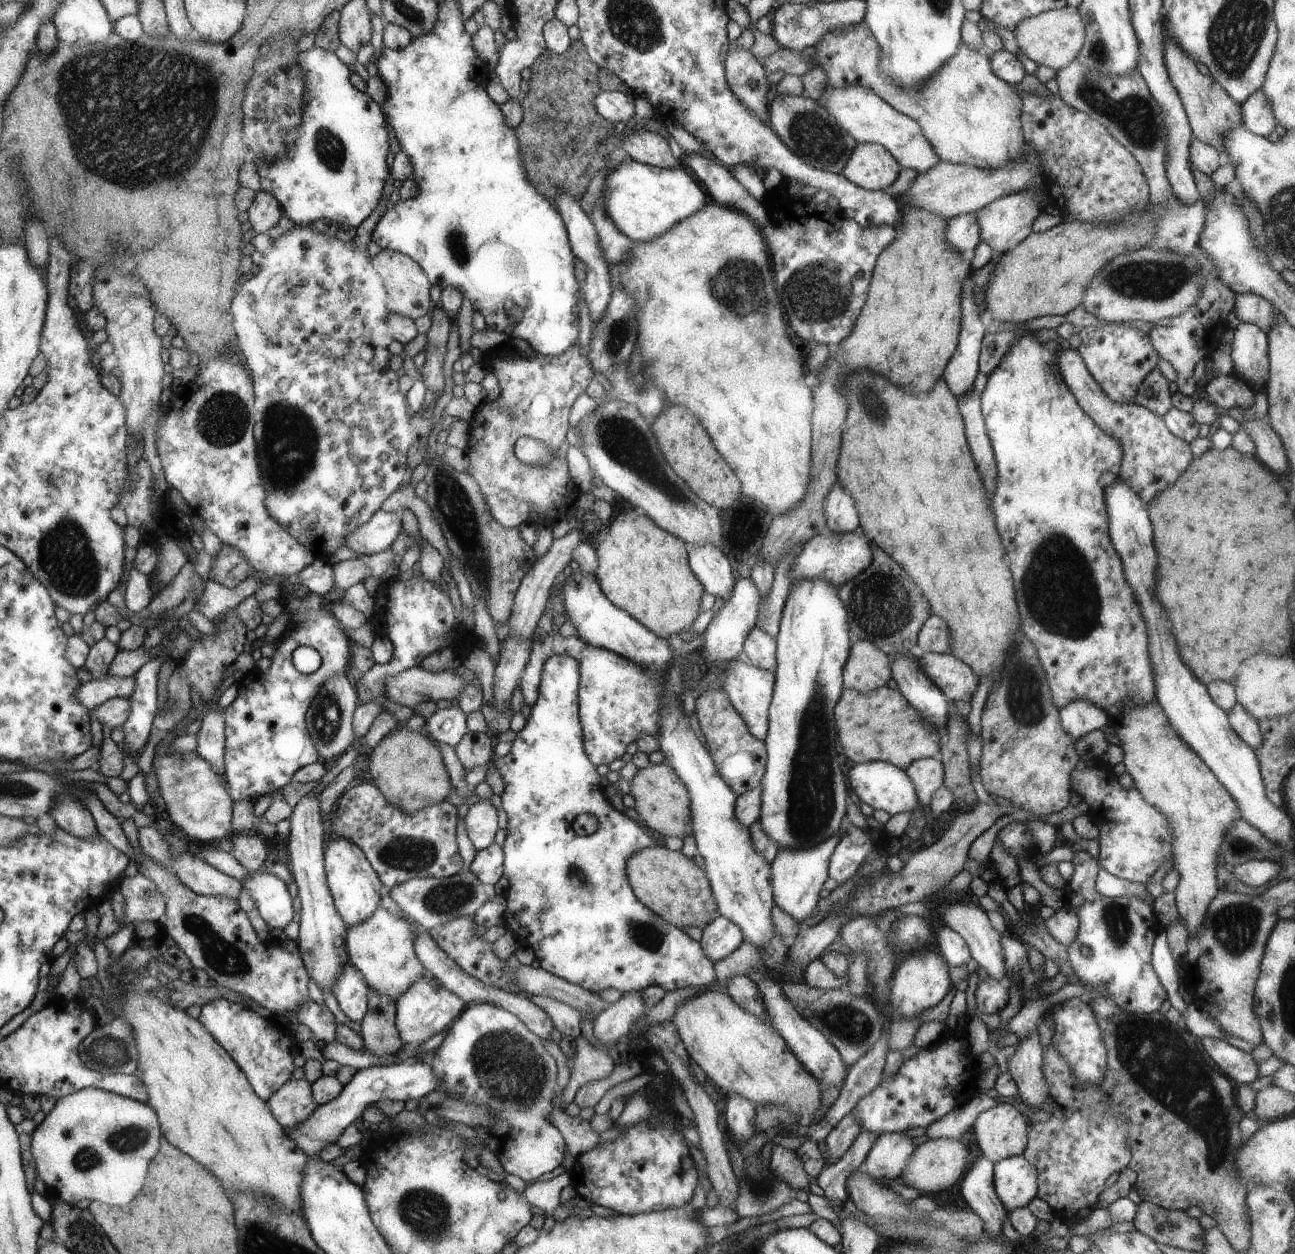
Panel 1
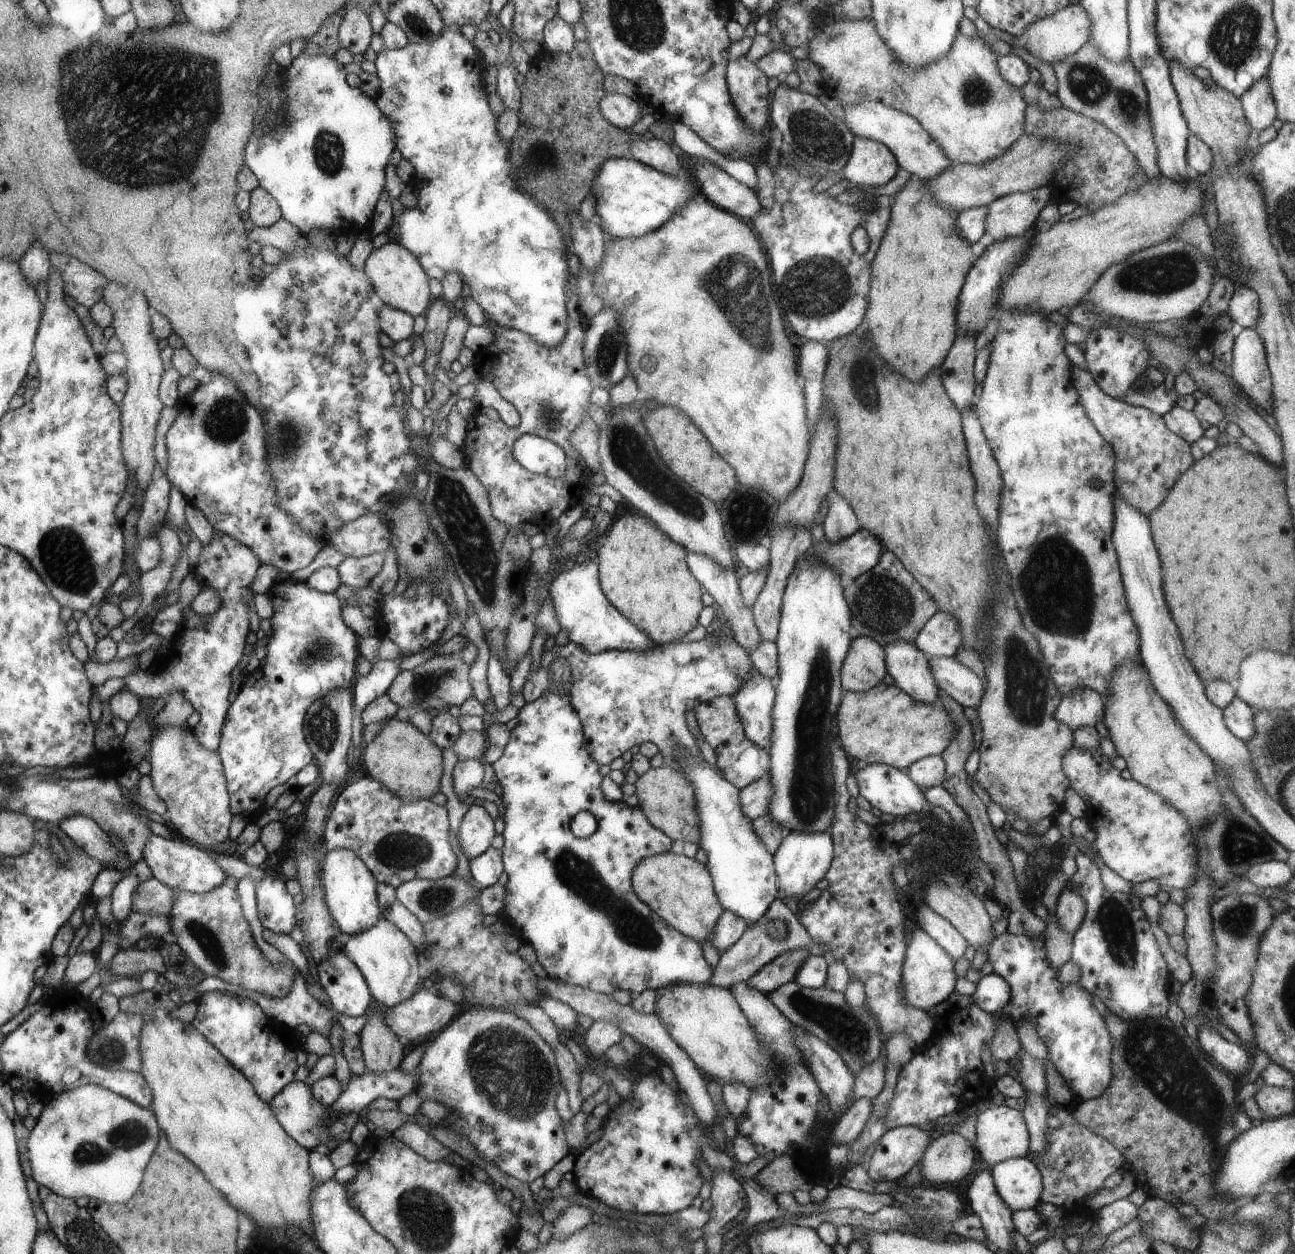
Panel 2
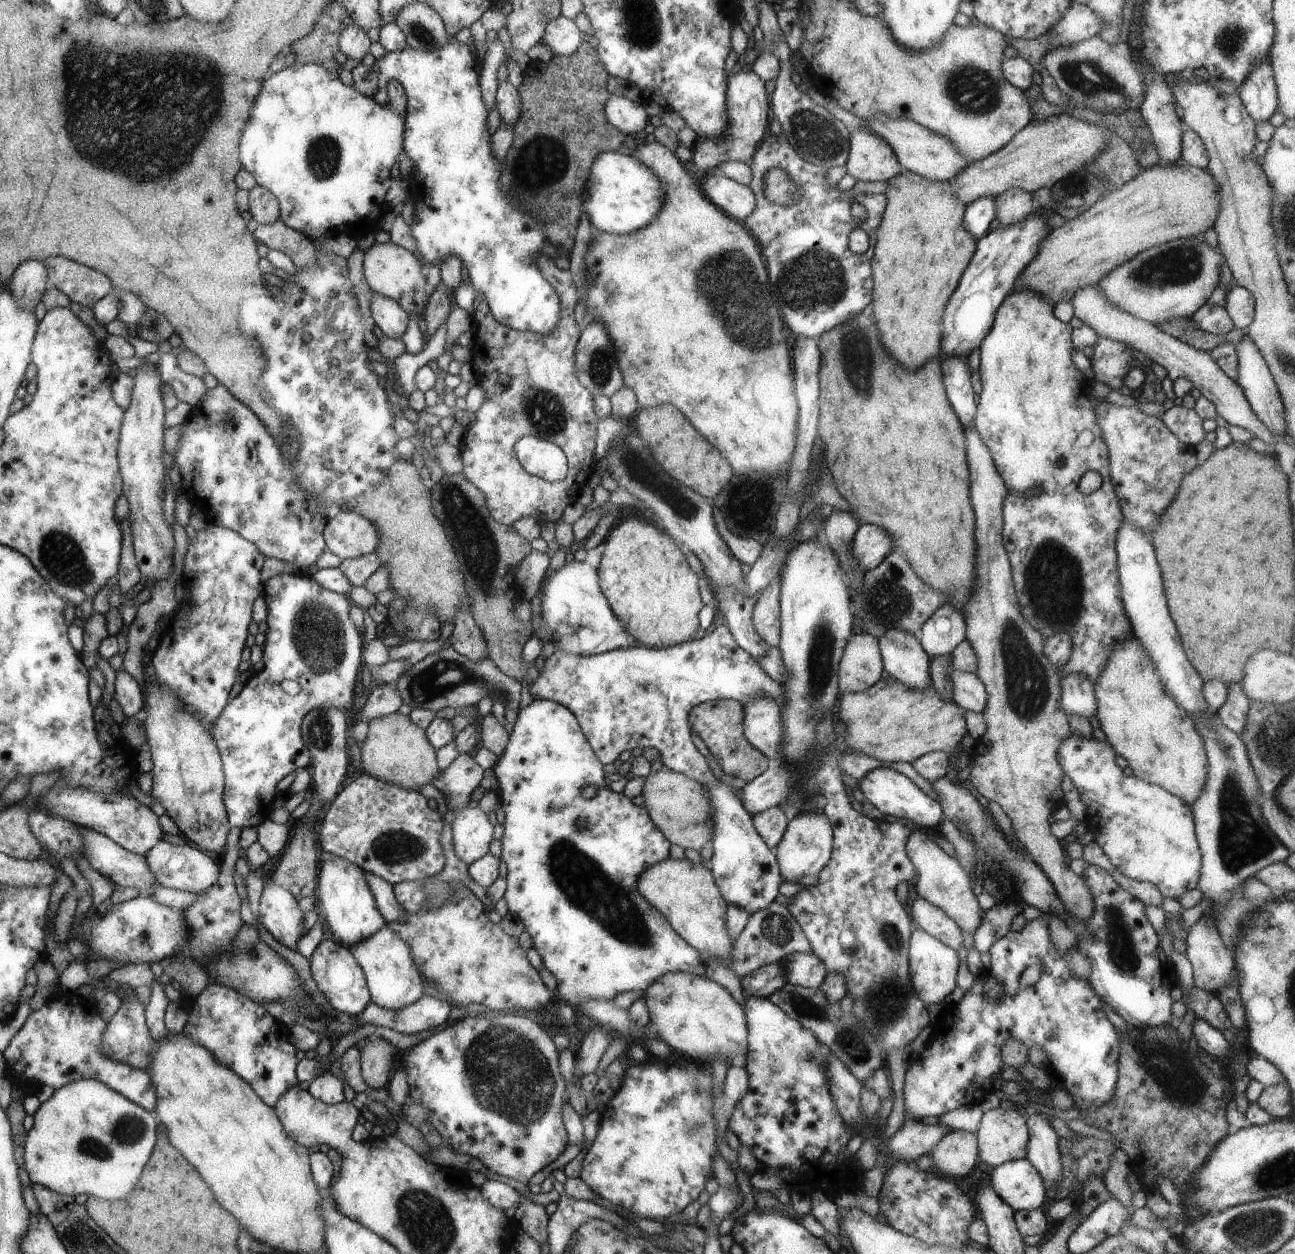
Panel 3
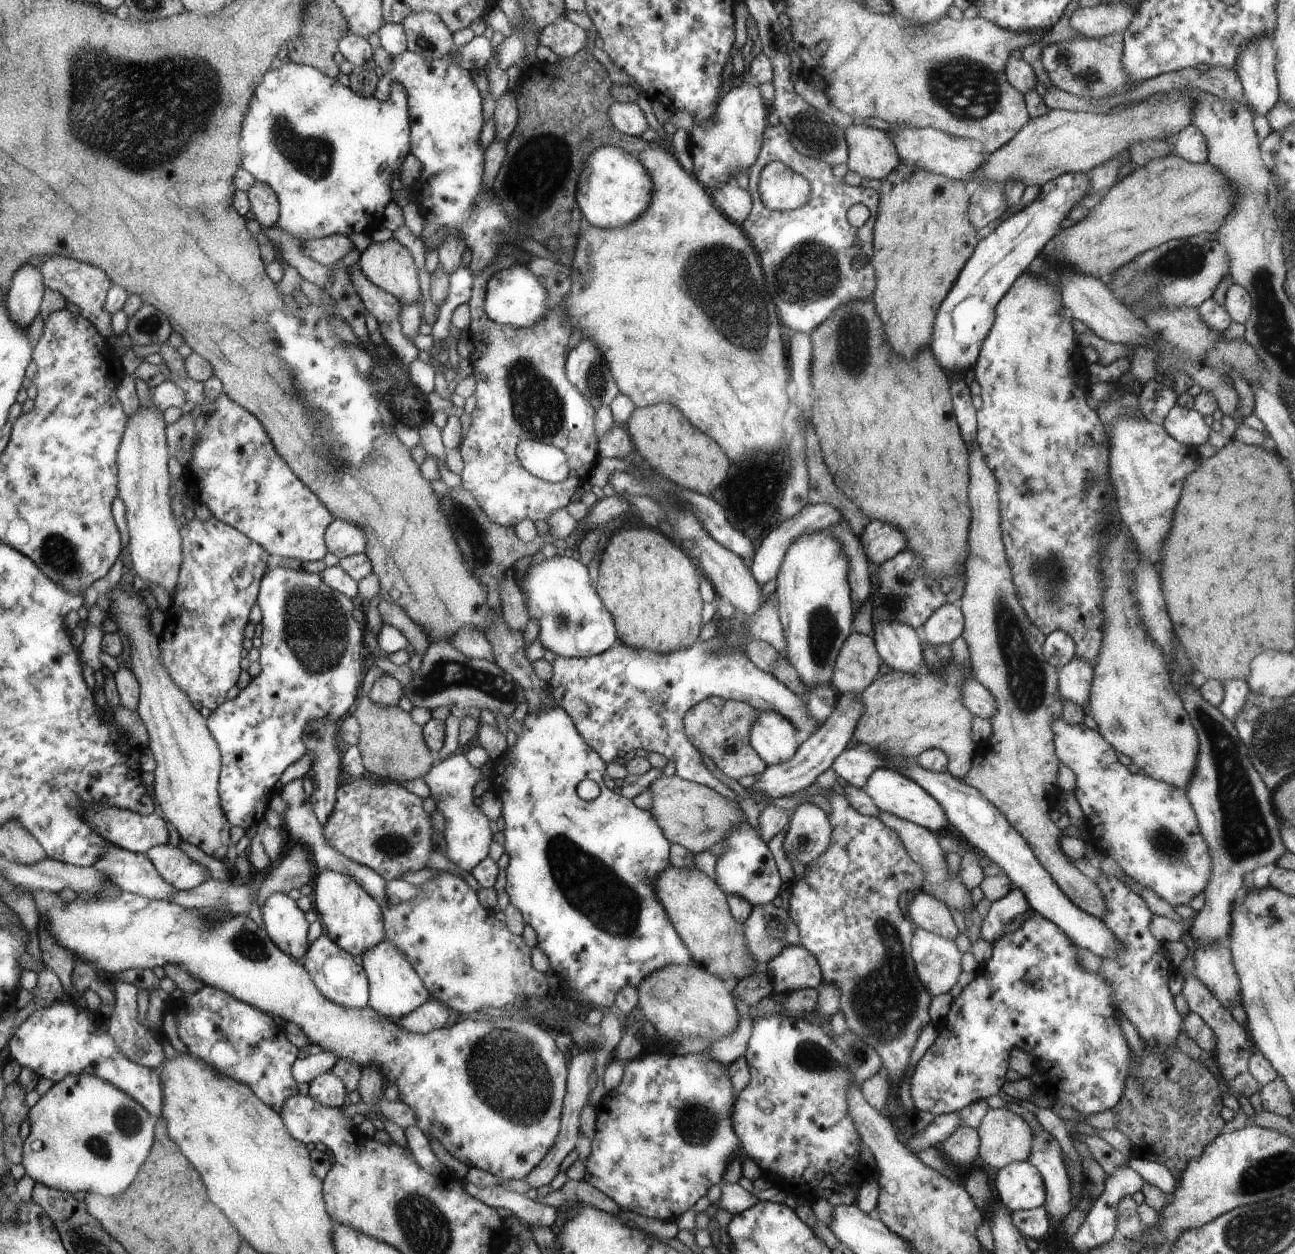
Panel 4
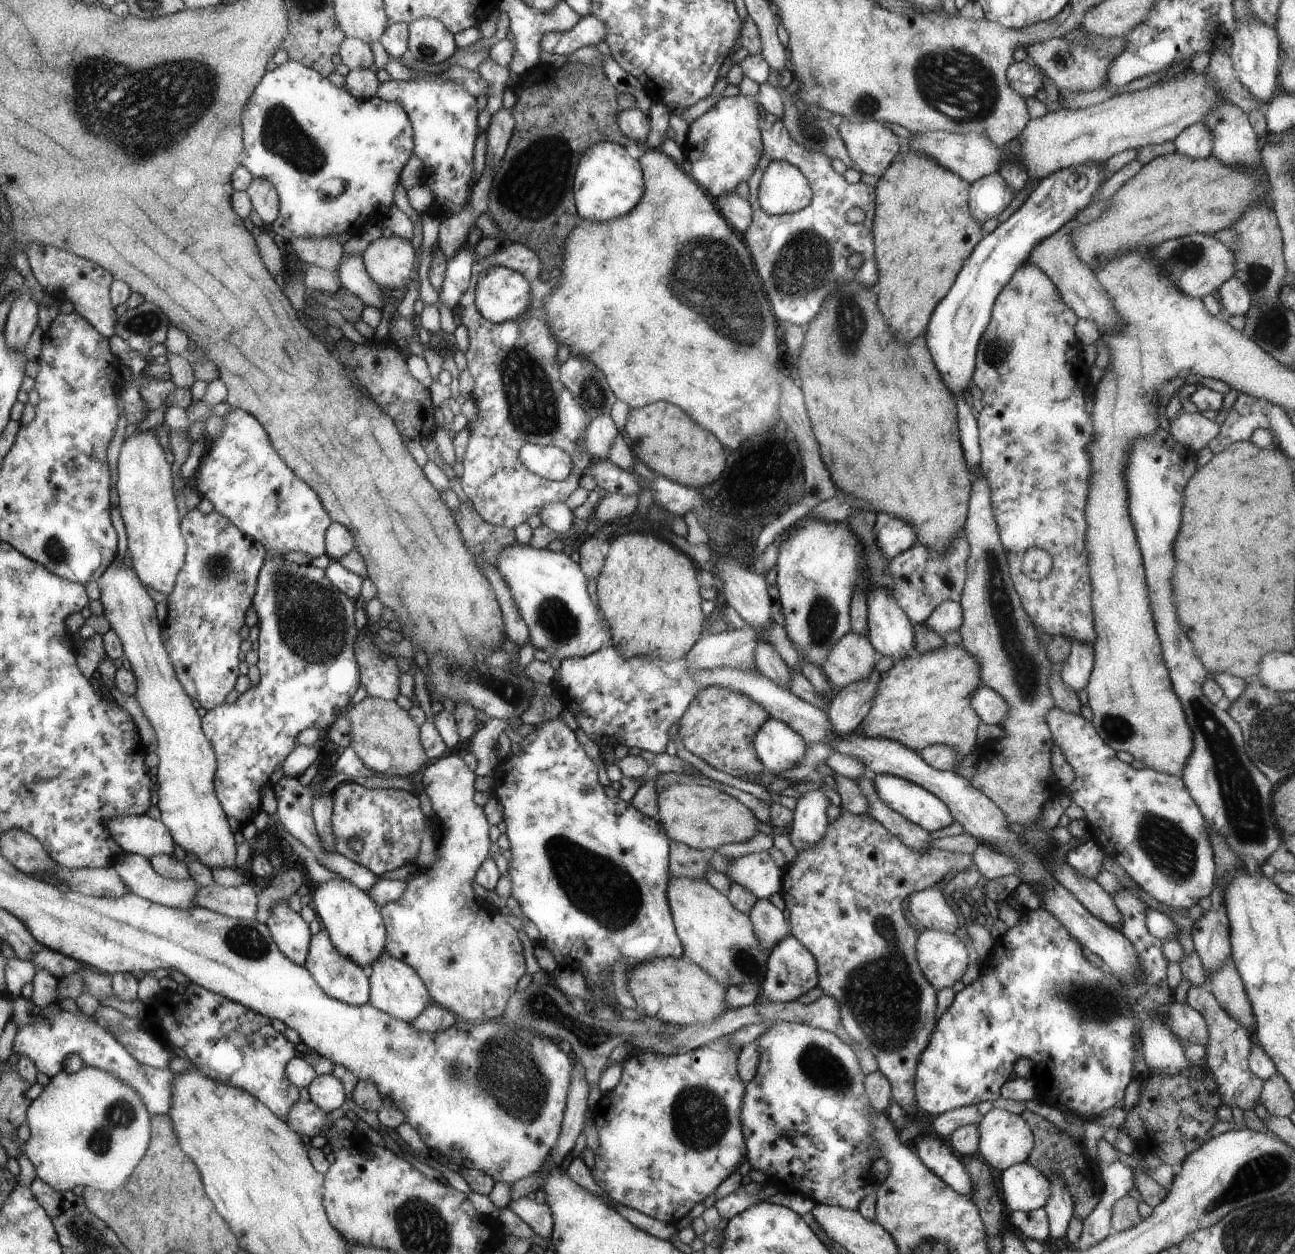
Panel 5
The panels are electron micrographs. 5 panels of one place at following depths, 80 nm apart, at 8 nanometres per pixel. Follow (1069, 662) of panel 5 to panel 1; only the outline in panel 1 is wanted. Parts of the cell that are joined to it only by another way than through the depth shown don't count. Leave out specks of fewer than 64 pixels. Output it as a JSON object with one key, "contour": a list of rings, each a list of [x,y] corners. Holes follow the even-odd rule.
{"contour":[[[1076,699],[1059,708],[1059,721],[1063,729],[1074,739],[1109,725],[1109,716],[1095,702]]]}

